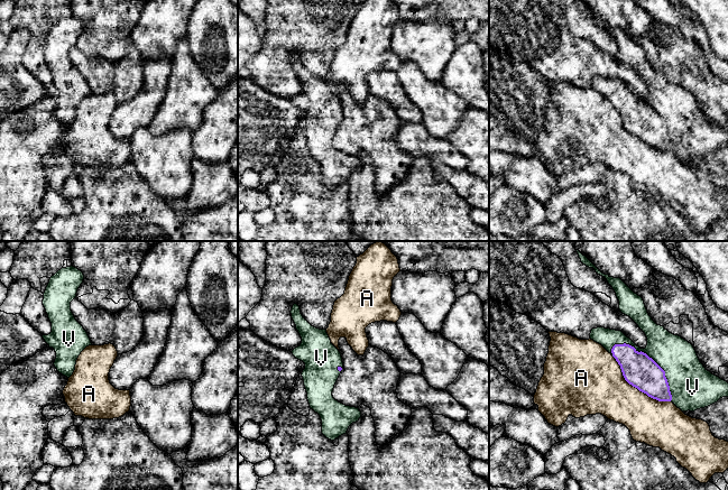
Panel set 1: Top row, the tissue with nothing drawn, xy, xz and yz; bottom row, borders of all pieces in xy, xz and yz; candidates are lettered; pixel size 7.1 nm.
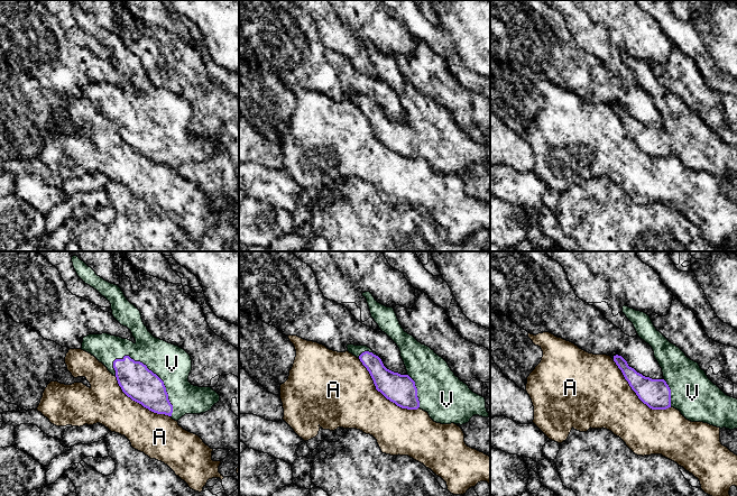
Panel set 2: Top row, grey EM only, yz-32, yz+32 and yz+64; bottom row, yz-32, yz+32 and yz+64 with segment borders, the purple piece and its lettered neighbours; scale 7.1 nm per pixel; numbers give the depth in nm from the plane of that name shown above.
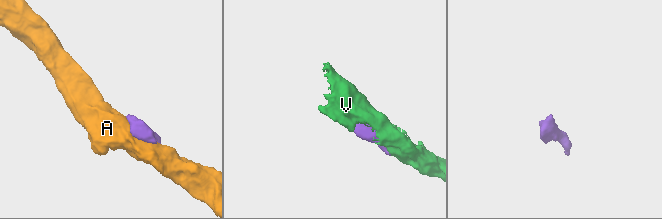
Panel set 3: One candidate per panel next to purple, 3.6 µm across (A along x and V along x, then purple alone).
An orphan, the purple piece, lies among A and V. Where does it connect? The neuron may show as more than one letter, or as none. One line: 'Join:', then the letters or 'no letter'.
Join: V

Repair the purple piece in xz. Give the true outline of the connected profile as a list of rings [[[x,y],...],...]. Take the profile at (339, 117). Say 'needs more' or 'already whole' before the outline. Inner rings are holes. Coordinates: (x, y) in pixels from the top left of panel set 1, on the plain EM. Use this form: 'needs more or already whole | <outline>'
needs more | [[[297,53],[293,54],[291,63],[302,86],[301,94],[292,102],[305,112],[302,126],[310,156],[321,166],[322,183],[334,189],[347,183],[349,175],[361,166],[361,160],[339,151],[332,145],[343,111],[326,78],[312,75],[301,63]]]

